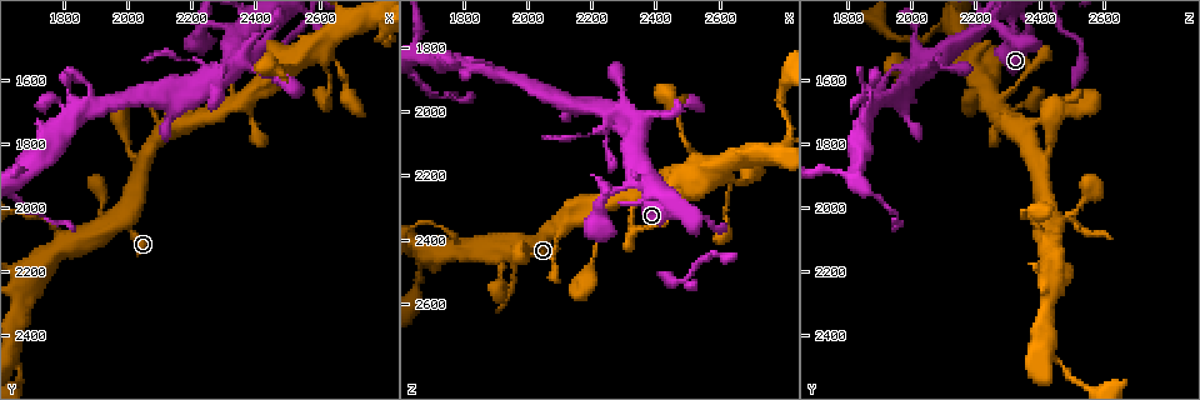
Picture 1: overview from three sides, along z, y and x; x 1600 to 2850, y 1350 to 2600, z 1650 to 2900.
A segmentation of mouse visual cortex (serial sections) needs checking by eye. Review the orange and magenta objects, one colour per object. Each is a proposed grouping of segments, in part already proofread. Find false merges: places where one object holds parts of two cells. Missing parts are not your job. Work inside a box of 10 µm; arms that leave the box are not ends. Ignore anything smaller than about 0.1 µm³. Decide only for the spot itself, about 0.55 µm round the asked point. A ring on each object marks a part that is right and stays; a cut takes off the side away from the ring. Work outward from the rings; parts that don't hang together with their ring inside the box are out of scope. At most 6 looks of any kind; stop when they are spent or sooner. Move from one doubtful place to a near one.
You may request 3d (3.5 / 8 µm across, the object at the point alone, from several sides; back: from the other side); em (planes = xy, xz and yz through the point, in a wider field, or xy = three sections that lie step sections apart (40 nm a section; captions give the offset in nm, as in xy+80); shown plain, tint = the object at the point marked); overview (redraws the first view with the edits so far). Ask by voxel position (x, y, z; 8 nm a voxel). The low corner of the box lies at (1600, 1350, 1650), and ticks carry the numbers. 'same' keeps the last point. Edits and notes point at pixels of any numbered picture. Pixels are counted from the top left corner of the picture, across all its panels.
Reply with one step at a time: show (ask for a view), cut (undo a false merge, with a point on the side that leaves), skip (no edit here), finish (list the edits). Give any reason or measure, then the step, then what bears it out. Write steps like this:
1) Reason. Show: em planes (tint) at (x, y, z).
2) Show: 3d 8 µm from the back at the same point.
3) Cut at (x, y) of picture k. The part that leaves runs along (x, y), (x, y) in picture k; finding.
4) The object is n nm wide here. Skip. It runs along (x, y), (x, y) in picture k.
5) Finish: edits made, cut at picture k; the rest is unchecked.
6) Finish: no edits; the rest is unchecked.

Small branch off a trunk. Show: 3d 3.5 µm at (1790, 2090, 2420).

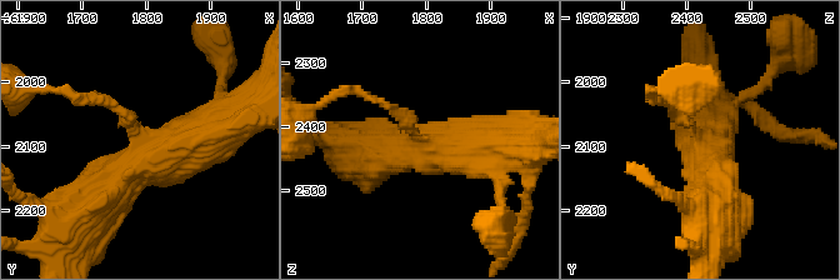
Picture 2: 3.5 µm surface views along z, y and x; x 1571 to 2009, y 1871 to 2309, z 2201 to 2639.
3 arms meet here; the arms are 150, 450, 600 nm wide; need the tissue. Show: em xy step 3 (tint) at (1795, 2085, 2415).

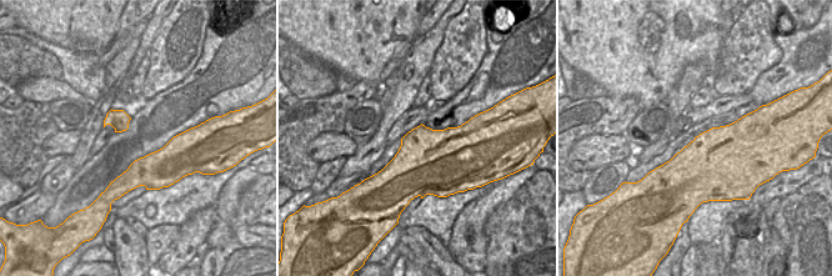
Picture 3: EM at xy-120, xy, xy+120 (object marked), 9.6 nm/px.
Skip. It runs along (235, 114), (139, 163), (93, 205) in picture 2; all the same cell.

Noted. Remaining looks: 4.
Three arms meet. Show: em xy step 1 (tint) at (2160, 1730, 2300).

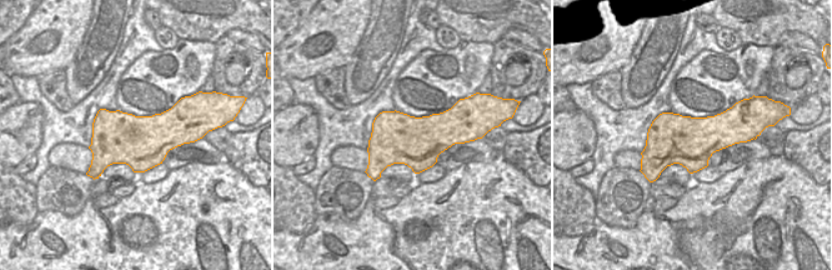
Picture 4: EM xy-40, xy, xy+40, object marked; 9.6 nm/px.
See where the arms go. Show: 3d 3.5 µm at the same point.

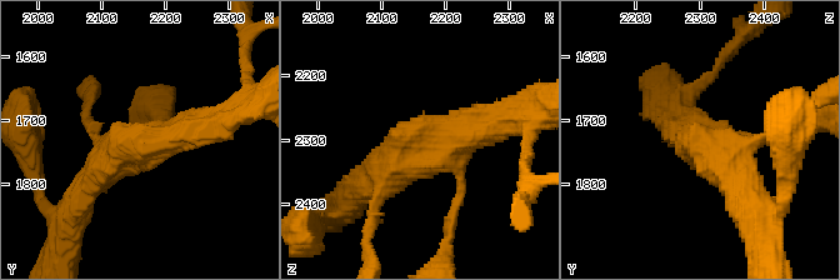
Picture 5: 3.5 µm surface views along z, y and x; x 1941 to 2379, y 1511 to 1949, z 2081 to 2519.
The arms are 150, 400, 400 nm wide. Skip. It runs along (86, 186), (125, 148), (216, 121) in picture 5; all the same cell.

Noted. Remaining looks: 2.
Show: 3d 3.5 µm at (2290, 1560, 1940).

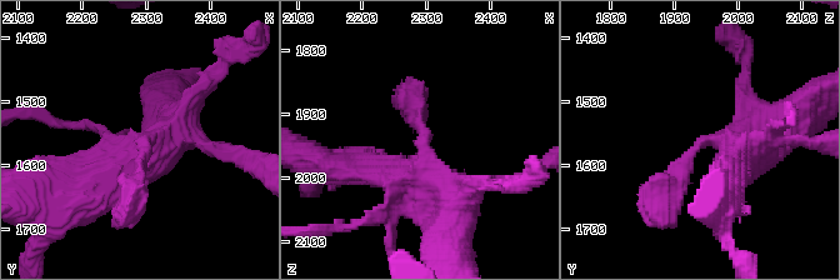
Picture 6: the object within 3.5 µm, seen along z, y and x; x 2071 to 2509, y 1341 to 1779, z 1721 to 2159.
Show: em xy step 1 (tint) at (2295, 1565, 1945).

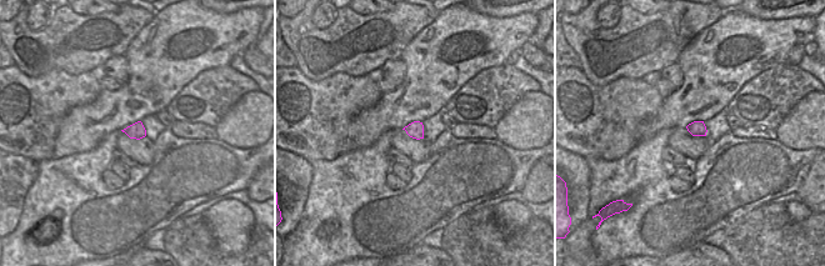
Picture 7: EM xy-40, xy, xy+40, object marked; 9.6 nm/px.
The object is 160 nm wide here. Skip. It runs along (765, 138), (746, 156), (701, 141), (663, 210) in picture 6; continuous, no second cell.

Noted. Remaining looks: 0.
Finish: no edits; the rest is unchecked.

